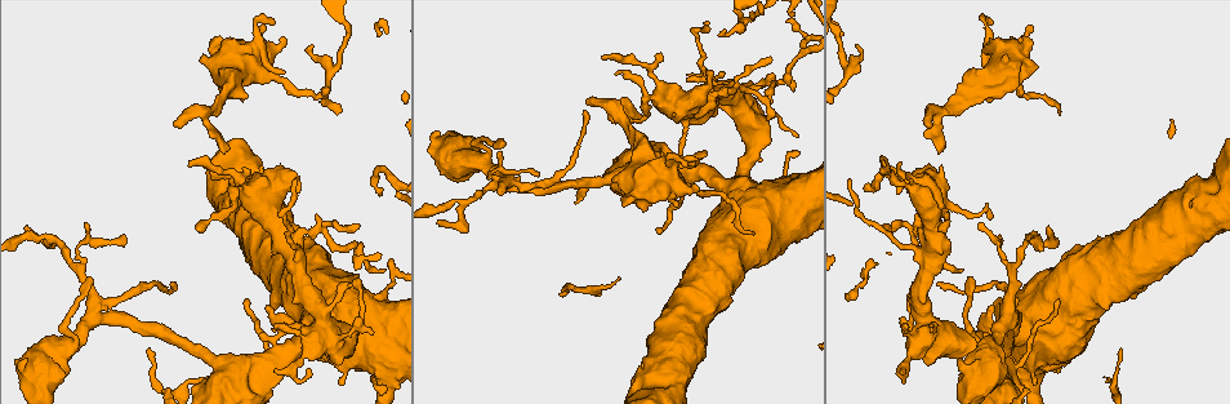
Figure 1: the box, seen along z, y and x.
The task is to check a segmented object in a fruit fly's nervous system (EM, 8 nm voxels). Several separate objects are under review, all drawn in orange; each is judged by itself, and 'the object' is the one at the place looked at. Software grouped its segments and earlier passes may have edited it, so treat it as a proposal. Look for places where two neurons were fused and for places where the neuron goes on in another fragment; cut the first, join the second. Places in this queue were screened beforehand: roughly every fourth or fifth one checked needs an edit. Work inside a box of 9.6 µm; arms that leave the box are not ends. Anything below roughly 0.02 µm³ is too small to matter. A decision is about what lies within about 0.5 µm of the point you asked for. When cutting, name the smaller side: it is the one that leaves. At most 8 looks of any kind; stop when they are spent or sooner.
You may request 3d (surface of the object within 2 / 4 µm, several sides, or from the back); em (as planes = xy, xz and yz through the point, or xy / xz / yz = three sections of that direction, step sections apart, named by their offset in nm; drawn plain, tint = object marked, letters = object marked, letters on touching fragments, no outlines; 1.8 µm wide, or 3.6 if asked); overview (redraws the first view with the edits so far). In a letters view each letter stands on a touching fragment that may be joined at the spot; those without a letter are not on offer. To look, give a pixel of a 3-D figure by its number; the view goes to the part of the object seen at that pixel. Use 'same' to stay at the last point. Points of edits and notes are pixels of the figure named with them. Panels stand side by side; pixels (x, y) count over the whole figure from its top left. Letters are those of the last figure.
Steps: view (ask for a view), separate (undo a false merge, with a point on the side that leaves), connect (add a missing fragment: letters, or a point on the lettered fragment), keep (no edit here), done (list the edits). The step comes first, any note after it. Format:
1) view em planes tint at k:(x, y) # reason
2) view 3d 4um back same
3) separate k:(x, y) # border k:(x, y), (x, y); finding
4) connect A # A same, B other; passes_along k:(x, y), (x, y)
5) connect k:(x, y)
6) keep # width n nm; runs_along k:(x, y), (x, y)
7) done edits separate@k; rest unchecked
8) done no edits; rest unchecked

view em planes letters at 1:(174, 126) # an open end

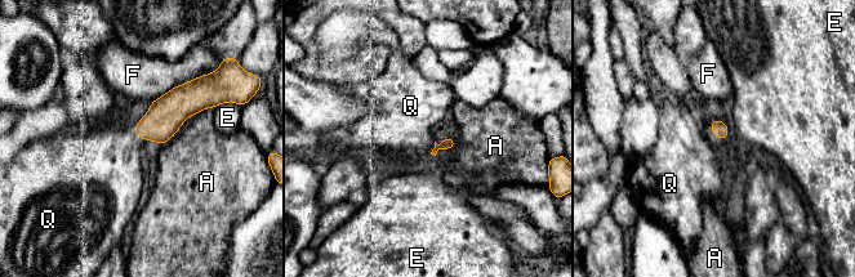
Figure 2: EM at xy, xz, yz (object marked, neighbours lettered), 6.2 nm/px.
connect Q # A other, E other, F other, Q same; passes_along 2:(167, 114), (137, 134), (107, 161); the neuron continues

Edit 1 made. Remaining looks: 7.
view em planes letters at 1:(626, 206) # stops while still wide

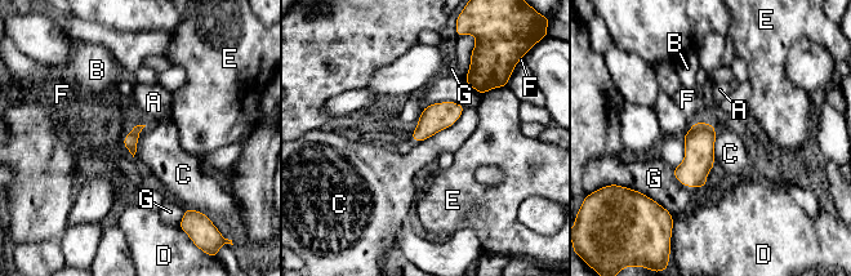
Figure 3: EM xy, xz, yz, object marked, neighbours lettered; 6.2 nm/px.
keep # A other, B other, C other, D other, E other, F other, G other; border 3:(466, 107), (453, 124), (419, 143); none of them fits

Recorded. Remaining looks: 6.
view em planes letters at 1:(282, 37) # branch stops here

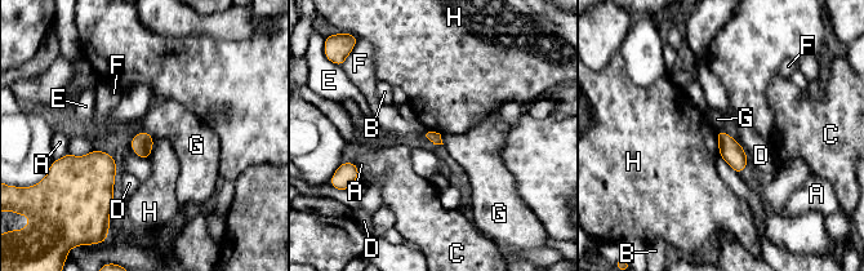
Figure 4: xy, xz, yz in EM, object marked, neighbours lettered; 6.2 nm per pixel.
keep # longest_contact H 150 nm; A other, B other, C other, D other, E other, F other, G other, H other; no lettered fragment goes on from it

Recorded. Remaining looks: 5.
done edits connect@2; rest unchecked

